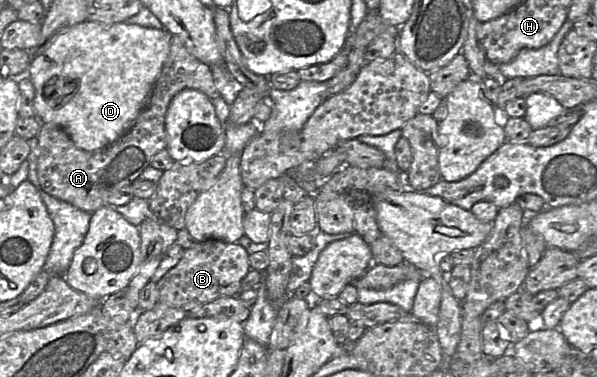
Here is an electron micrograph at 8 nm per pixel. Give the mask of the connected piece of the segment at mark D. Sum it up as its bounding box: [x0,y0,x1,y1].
[27,21,172,151]

